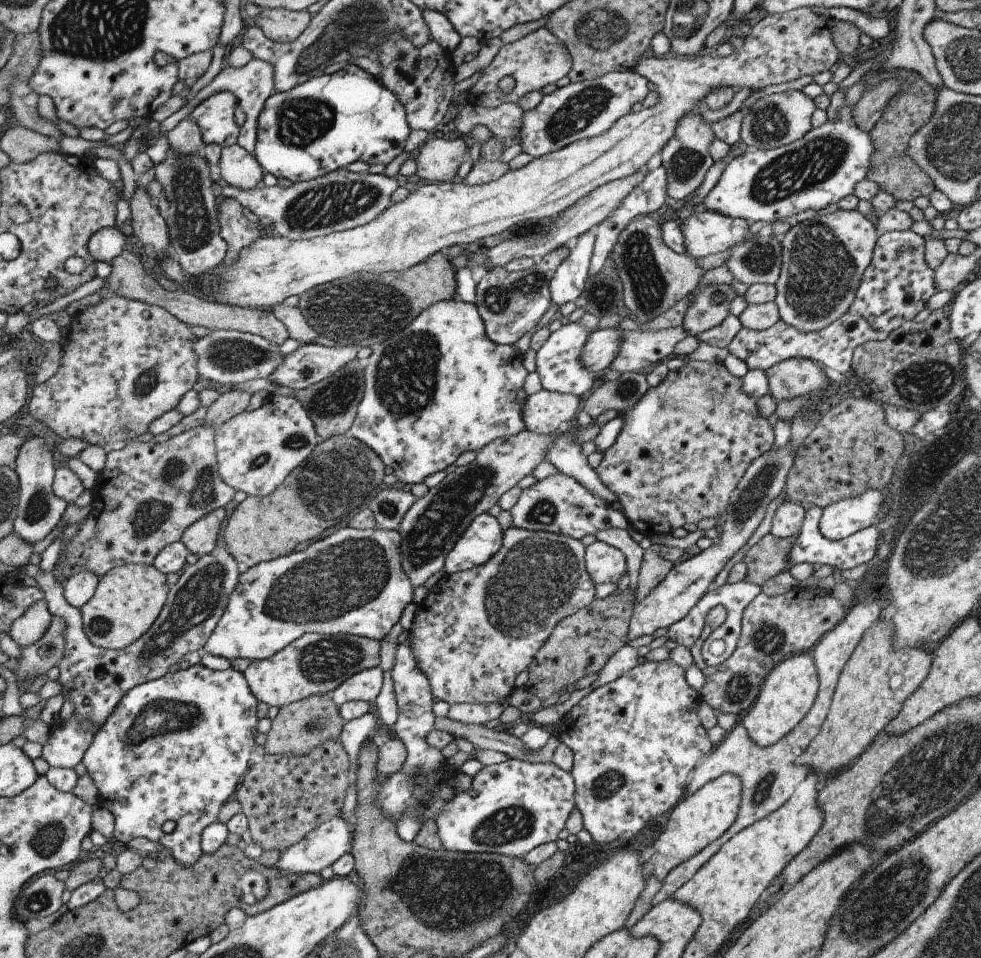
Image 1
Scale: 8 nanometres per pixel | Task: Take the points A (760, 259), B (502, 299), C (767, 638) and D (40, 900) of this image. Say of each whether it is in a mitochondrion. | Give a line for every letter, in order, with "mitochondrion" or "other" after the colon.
A: mitochondrion
B: mitochondrion
C: mitochondrion
D: mitochondrion

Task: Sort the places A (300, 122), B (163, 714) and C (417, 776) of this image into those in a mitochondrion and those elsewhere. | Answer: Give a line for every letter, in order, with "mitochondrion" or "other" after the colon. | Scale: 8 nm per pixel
A: mitochondrion
B: mitochondrion
C: other

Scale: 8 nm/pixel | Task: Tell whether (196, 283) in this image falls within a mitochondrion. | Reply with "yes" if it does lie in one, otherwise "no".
no

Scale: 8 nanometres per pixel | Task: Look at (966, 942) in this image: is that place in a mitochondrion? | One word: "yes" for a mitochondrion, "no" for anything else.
yes

